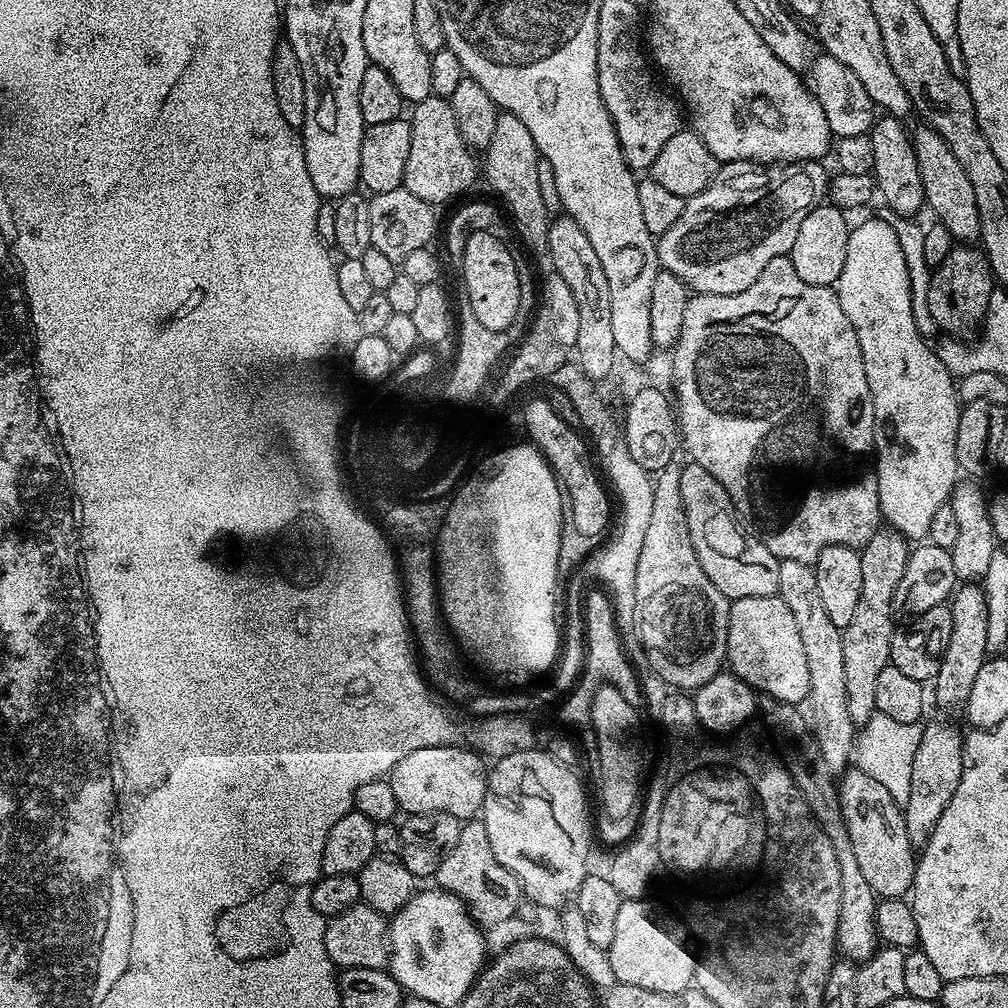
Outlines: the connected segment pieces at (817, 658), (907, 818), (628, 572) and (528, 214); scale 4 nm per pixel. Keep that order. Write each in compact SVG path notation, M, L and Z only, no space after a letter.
M793 560L780 561L778 595L782 598L782 602L786 602L786 606L790 606L790 610L794 614L794 622L798 626L798 635L802 638L802 647L806 653L806 662L810 669L810 690L806 704L807 707L812 707L810 727L820 747L822 762L826 762L826 766L833 774L843 773L849 767L854 756L858 726L850 718L850 709L846 707L846 673L842 659L842 629L834 626L834 622L830 622L830 618L826 615L826 609L818 591L816 569L813 565Z
M936 720L933 724L930 722L924 724L922 742L914 754L914 770L910 770L910 798L902 806L904 821L906 822L906 834L910 834L913 849L923 848L930 838L934 826L938 826L938 818L942 818L942 810L946 810L946 806L950 806L950 798L954 798L954 790L958 790L958 782L962 782L964 742L965 737L960 736L959 730L944 720Z
M623 446L616 447L608 455L606 464L608 464L606 480L614 489L614 496L618 501L620 525L617 526L616 533L614 533L614 528L611 535L594 552L596 576L600 579L599 587L612 601L617 625L621 629L627 630L627 628L631 629L636 622L634 581L638 579L638 554L642 554L642 541L646 539L646 529L650 527L650 514L654 507L653 477L645 468L638 466L638 462L634 462L634 458L630 458L630 450L626 450Z
M501 111L494 122L494 134L490 134L490 146L483 156L483 179L485 176L489 186L500 195L499 203L506 209L514 225L515 235L516 232L520 235L521 242L530 251L547 253L550 214L546 210L546 202L542 202L542 189L538 187L538 162L542 157L534 146L534 138L530 138L530 130L526 130L526 126L520 119L514 118L514 114Z

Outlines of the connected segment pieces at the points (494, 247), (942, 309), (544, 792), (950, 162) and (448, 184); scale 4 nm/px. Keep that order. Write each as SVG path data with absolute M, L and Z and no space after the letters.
M488 231L476 232L470 235L466 242L464 263L463 295L468 298L474 315L482 326L489 330L508 332L520 312L518 260L512 257L509 245Z
M953 246L928 278L930 314L934 314L937 329L952 338L967 337L964 335L975 328L977 331L994 303L992 288L994 277L987 255L976 246Z
M533 746L527 748L525 752L515 752L510 755L501 755L500 760L495 765L491 765L488 773L488 789L486 790L486 798L484 799L484 807L482 809L482 819L486 826L486 835L490 837L490 847L494 850L494 858L498 858L498 862L502 862L502 866L506 866L506 870L510 870L510 874L514 874L520 883L520 891L523 899L532 903L536 908L557 908L561 909L566 900L571 901L576 893L580 891L582 882L590 875L588 868L588 851L592 848L592 840L594 841L594 824L590 819L590 804L588 808L588 800L584 797L584 788L580 785L580 780L575 775L573 769L562 766L553 756L546 750L538 750L539 747Z
M923 126L912 136L914 154L918 158L918 170L922 174L924 199L927 207L932 207L932 212L937 221L950 230L953 241L976 242L980 239L980 219L978 218L978 198L974 198L974 186L970 178L954 158L954 150L946 146L946 142L931 126Z
M430 95L411 109L410 154L406 157L406 174L403 188L410 190L414 198L439 206L451 196L464 192L478 180L478 160L473 149L462 138L458 122L454 118L451 99Z

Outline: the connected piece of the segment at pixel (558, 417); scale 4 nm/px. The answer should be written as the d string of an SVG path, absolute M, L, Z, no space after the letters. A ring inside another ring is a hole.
M527 401L523 408L528 412L528 423L523 425L522 428L532 428L532 432L527 435L527 439L533 444L540 440L540 443L536 446L537 448L544 444L540 453L548 459L548 464L552 467L552 473L556 475L564 499L570 502L576 520L576 528L587 534L595 531L607 533L610 528L608 519L611 516L613 519L614 516L614 504L610 499L609 489L606 487L601 473L599 476L596 473L595 466L592 465L593 453L590 451L589 441L573 427L569 417L561 409L560 413L550 401ZM608 496L610 501L608 501Z

